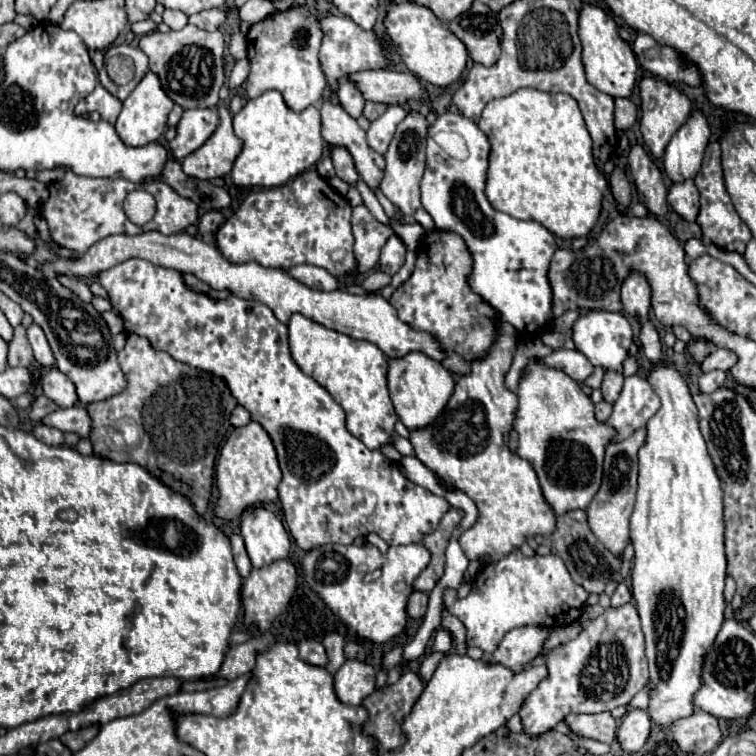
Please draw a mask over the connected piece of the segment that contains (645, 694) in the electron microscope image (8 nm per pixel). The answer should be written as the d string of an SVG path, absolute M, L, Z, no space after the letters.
M647 683L635 697L633 697L633 701L629 703L631 707L637 707L637 709L647 709L647 705L649 705L649 695L651 695L651 689L653 689L653 685L651 683Z

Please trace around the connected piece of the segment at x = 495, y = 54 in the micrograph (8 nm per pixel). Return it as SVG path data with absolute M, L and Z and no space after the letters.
M473 1L471 9L449 23L449 31L459 37L475 63L491 67L497 63L501 47L501 25L497 13L485 7L481 1Z

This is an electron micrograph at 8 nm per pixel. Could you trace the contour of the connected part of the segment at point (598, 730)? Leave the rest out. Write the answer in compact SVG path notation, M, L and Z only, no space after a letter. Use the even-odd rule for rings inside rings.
M609 711L595 713L595 715L567 715L565 723L579 737L603 741L607 745L611 741L615 741L617 723L615 723L615 719L613 719L613 715Z

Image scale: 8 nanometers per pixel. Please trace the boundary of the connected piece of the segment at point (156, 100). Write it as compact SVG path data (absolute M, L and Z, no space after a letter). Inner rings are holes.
M149 71L141 79L141 83L133 89L133 93L123 101L123 109L121 109L117 123L115 123L119 139L129 147L143 147L145 143L157 141L167 129L167 115L169 115L171 109L173 109L173 101L161 89L159 77Z

